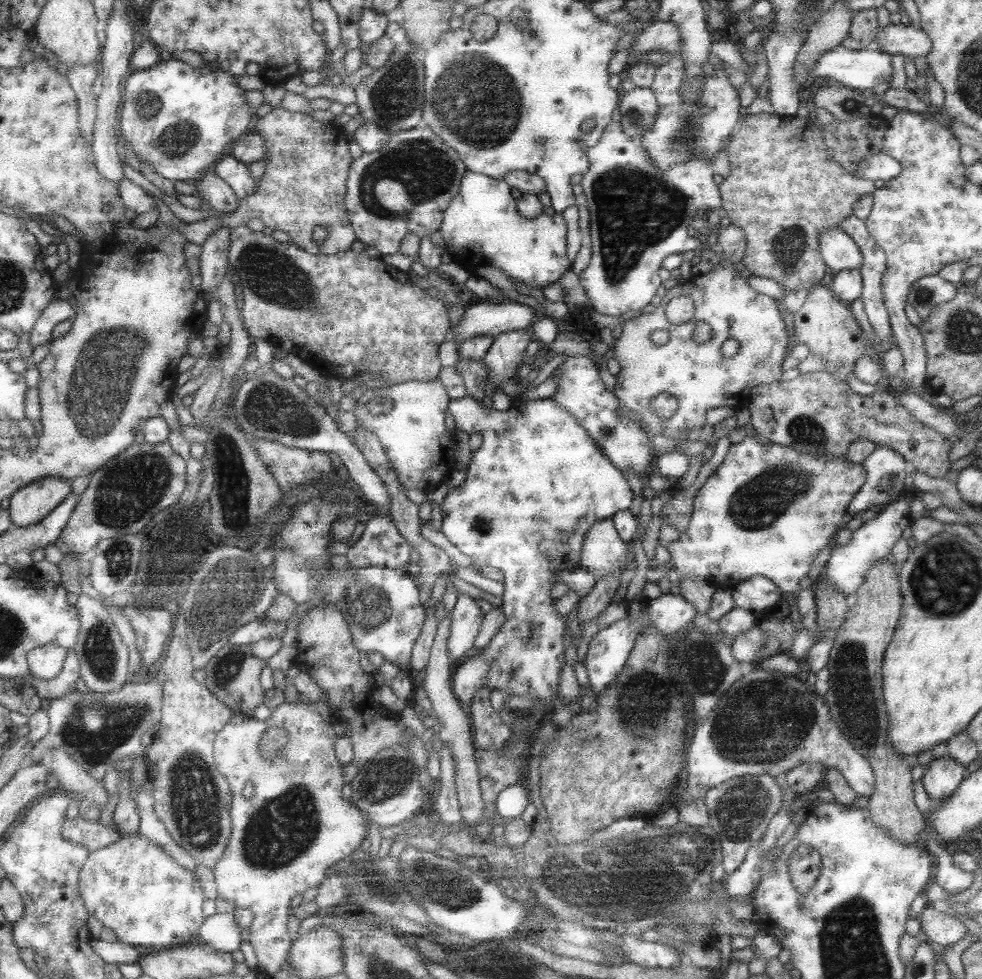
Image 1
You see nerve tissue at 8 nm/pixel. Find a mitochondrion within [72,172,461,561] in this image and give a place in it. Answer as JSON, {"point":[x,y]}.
{"point":[132,487]}

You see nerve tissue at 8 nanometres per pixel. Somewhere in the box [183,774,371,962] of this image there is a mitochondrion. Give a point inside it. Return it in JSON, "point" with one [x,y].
{"point":[280,832]}

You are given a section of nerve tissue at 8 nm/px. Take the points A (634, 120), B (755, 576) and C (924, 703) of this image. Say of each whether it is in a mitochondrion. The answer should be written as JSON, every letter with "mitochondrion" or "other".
{"A":"mitochondrion","B":"other","C":"other"}

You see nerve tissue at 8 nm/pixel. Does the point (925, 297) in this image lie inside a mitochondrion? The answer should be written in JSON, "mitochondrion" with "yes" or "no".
{"mitochondrion":"yes"}

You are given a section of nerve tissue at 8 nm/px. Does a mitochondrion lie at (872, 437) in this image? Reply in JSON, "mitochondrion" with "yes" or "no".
{"mitochondrion":"no"}

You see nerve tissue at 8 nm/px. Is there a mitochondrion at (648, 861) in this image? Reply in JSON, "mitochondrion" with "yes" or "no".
{"mitochondrion":"yes"}

